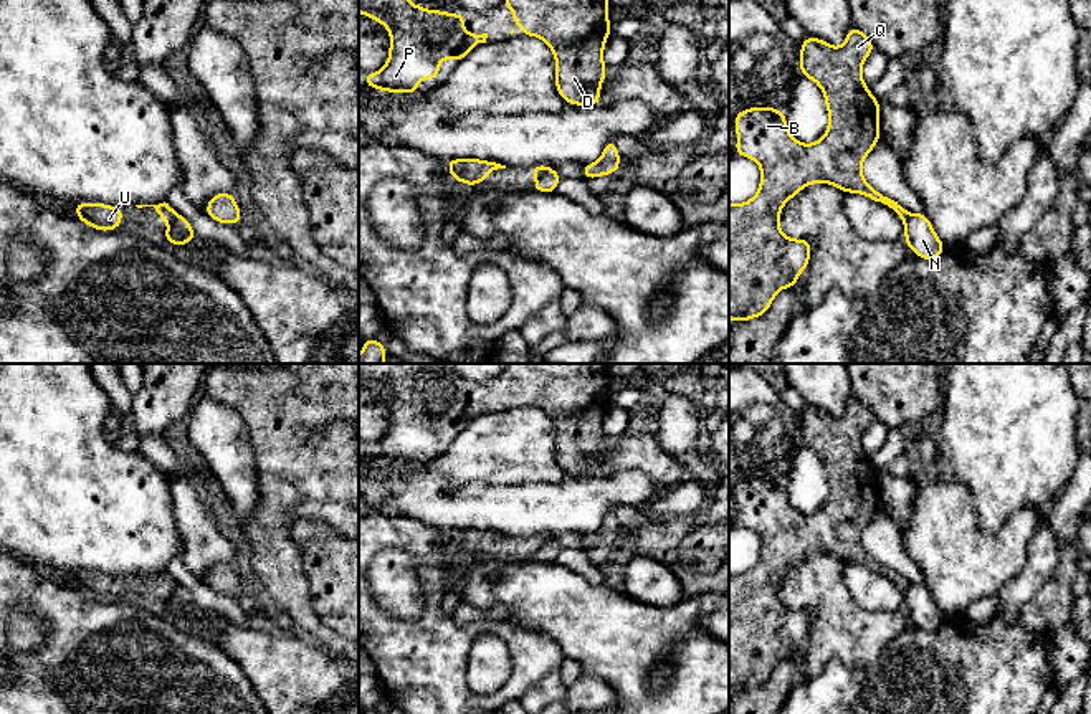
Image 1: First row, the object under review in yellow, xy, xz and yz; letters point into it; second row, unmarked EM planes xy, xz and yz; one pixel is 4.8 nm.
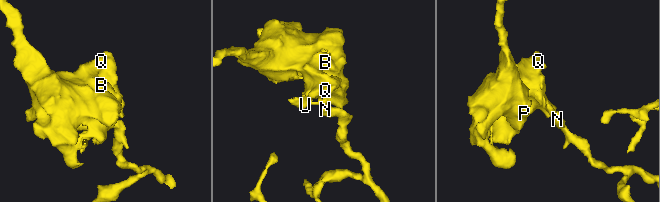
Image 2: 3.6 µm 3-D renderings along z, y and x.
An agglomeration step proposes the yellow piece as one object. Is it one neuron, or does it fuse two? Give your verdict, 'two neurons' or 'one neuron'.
two neurons

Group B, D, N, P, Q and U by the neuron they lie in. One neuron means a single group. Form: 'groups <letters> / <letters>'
groups B D P Q U / N

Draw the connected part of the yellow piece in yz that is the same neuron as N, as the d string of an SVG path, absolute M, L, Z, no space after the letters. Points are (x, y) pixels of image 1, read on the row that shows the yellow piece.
M924 212L904 220L904 241L914 255L926 261L936 261L946 250Z

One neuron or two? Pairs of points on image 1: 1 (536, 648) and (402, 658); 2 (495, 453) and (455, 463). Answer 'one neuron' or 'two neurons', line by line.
1: one neuron
2: one neuron

